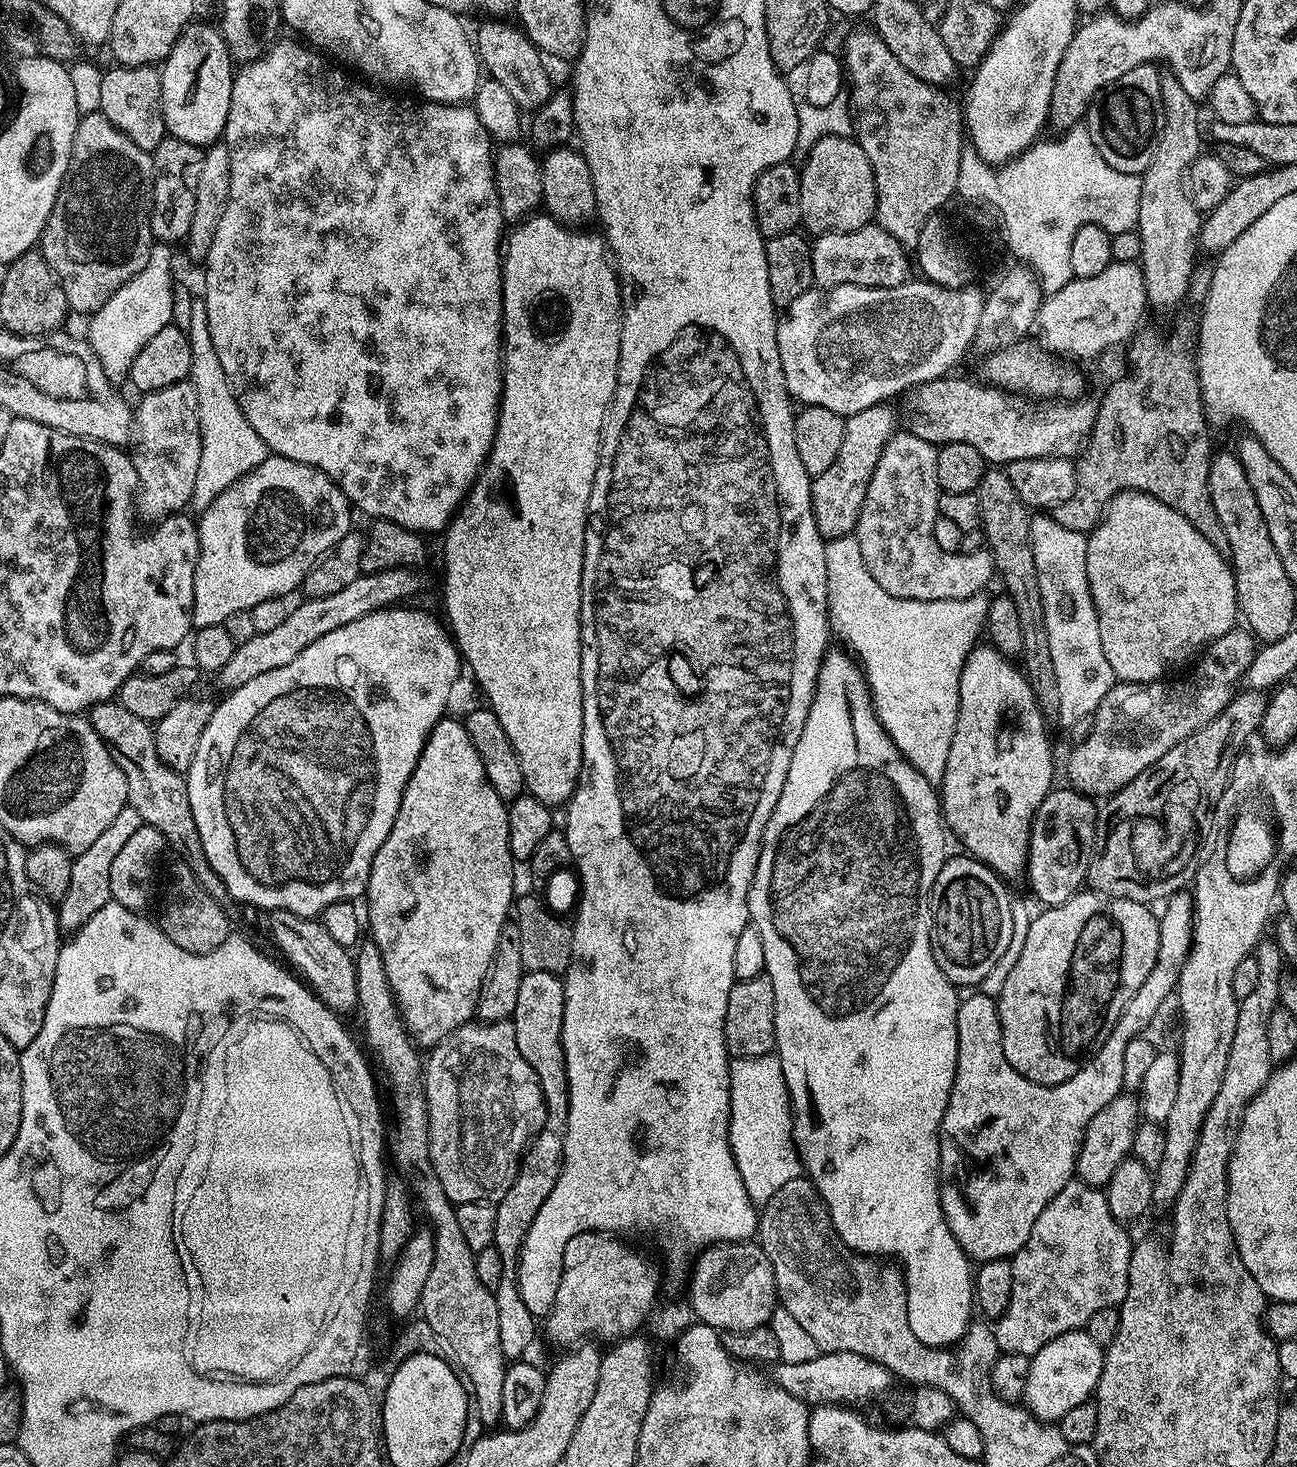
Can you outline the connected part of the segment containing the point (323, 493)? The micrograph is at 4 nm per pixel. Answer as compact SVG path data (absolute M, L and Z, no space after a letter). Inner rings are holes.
M275 454L268 455L258 466L254 466L254 470L250 470L250 474L246 474L238 482L231 484L225 492L218 494L218 498L214 498L214 502L205 512L199 513L196 526L198 530L198 562L194 570L194 602L192 603L193 629L223 624L226 618L230 618L230 614L251 612L254 606L258 606L258 602L288 598L295 588L297 591L303 585L306 574L312 569L318 557L326 554L326 550L333 548L347 532L353 531L352 515L354 515L354 509L348 503L346 494L325 472L321 472L319 468L306 466L302 462L294 462L290 458L282 458Z

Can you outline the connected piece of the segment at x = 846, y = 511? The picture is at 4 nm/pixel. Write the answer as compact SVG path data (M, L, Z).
M888 402L869 406L844 421L842 447L838 449L838 458L824 473L818 474L812 481L812 509L814 522L825 541L851 536L856 531L856 523L862 511L863 498L874 474L883 448L898 431L898 412Z

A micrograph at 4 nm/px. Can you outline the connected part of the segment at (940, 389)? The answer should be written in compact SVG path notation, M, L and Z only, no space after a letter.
M949 374L941 377L939 380L928 381L925 384L918 385L909 389L902 396L904 401L904 412L902 408L902 424L907 431L917 435L918 438L925 439L926 442L935 446L942 444L953 444L954 442L966 442L966 446L974 446L974 450L978 450L978 454L982 454L985 462L992 466L1007 466L1010 462L1018 462L1018 458L1042 458L1043 456L1060 456L1063 458L1072 458L1083 449L1088 442L1088 437L1092 435L1092 427L1096 421L1096 405L1097 401L1084 400L1085 398L1048 398L1043 402L1036 403L1028 398L1021 398L1016 394L1009 394L1003 388L989 386L987 383L979 382L975 384L972 380L959 380L956 374Z

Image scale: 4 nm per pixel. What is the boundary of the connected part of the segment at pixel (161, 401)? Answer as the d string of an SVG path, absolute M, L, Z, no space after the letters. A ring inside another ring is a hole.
M185 382L183 384L175 384L174 386L166 386L162 390L143 393L139 399L140 405L135 405L134 408L134 445L136 444L136 449L131 449L130 452L132 464L136 468L136 483L138 485L138 491L134 496L134 503L141 521L152 520L151 522L159 522L166 519L167 516L183 513L192 503L194 478L198 478L198 462L202 458L202 438L200 437L200 423L198 422L198 394L194 394L194 386L191 382Z

